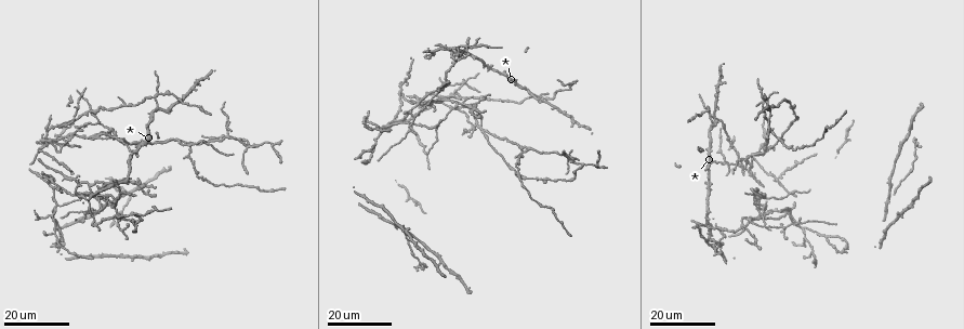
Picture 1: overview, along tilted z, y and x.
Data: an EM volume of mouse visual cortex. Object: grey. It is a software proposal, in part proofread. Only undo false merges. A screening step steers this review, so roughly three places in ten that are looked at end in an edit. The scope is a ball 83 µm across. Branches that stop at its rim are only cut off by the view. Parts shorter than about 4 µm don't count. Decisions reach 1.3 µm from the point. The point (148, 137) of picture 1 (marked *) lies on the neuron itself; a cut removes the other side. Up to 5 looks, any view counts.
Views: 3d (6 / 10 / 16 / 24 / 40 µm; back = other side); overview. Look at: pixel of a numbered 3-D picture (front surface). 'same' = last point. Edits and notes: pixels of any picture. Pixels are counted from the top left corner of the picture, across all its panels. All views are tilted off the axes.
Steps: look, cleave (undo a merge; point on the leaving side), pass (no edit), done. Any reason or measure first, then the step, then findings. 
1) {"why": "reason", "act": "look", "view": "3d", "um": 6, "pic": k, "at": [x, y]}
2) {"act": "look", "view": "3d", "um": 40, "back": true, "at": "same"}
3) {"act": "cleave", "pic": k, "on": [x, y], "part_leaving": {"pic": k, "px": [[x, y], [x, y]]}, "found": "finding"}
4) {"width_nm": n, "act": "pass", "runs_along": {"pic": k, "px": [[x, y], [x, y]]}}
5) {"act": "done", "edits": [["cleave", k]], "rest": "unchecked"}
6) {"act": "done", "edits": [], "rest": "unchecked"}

{"why": "three-way junction", "act": "look", "view": "3d", "um": 24, "pic": 1, "at": [446, 98]}

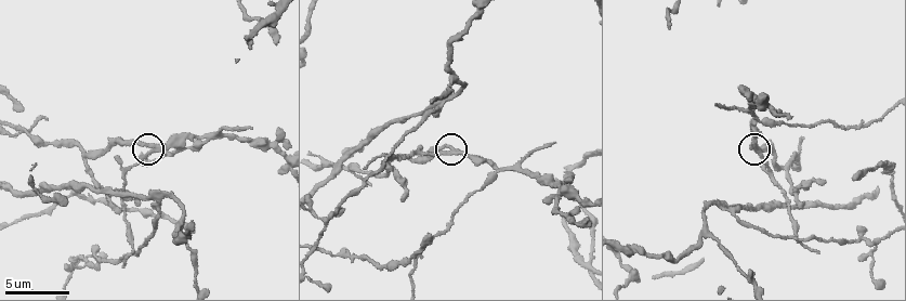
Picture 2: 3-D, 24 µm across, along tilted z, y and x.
{"act": "look", "view": "3d", "um": 10, "pic": 2, "at": [151, 145]}

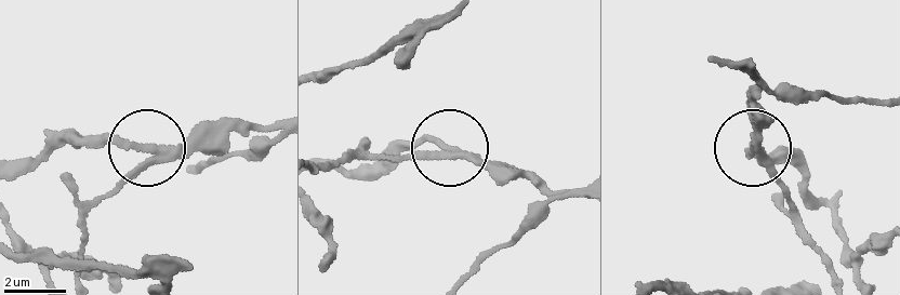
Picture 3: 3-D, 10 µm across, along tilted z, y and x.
{"side_arm_um": 25, "act": "cleave", "pic": 3, "on": [121, 184], "part_leaving": {"pic": 3, "px": [[453, 157], [375, 155], [318, 163]]}, "found": "a second neuron is stuck on"}

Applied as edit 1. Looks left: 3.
{"act": "look", "view": "overview"}

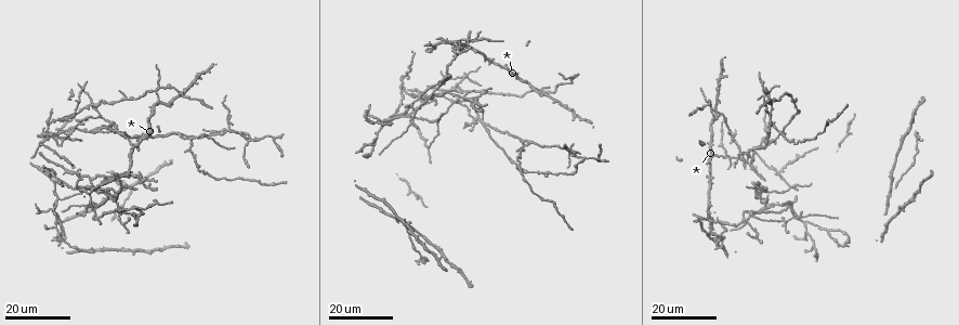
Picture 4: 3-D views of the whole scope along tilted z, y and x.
{"why": "branch point", "act": "look", "view": "3d", "um": 16, "pic": 4, "at": [745, 216]}

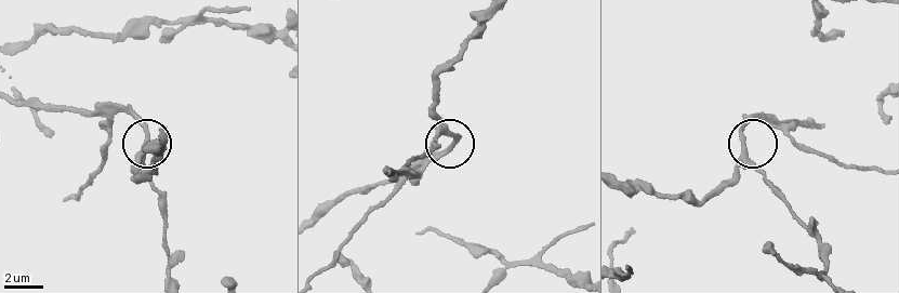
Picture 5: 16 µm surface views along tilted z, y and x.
{"act": "look", "view": "3d", "um": 6, "pic": 5, "at": [142, 155]}

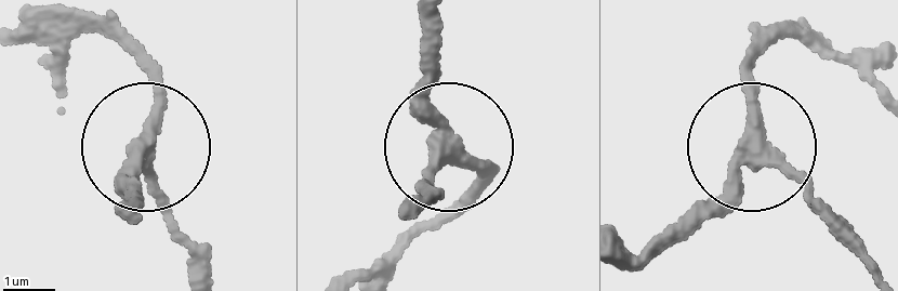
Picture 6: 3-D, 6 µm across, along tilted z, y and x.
{"arms": 3, "act": "pass", "found": "one neuron here"}

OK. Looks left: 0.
{"act": "done", "edits": [["cleave", 3]], "rest": "unchecked"}

